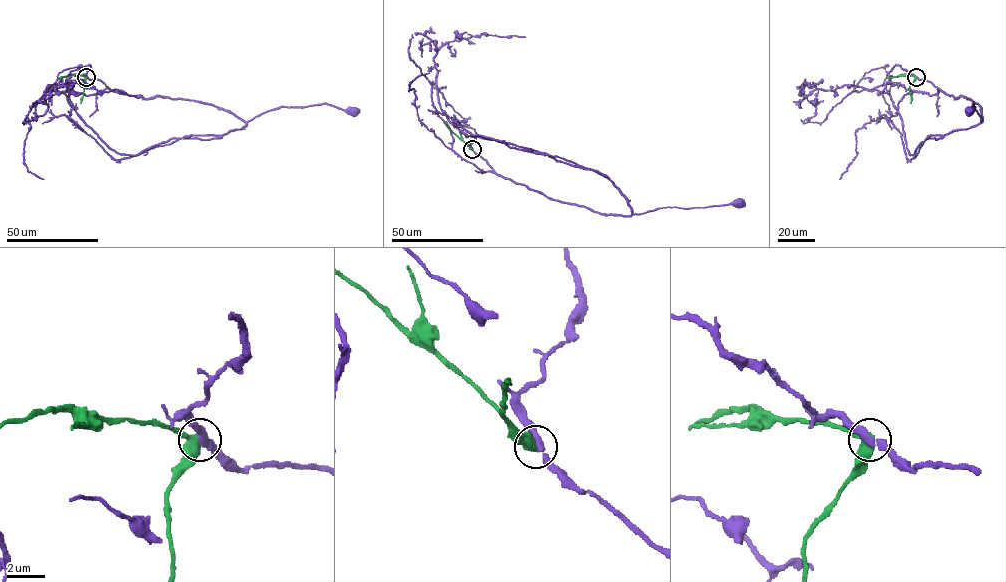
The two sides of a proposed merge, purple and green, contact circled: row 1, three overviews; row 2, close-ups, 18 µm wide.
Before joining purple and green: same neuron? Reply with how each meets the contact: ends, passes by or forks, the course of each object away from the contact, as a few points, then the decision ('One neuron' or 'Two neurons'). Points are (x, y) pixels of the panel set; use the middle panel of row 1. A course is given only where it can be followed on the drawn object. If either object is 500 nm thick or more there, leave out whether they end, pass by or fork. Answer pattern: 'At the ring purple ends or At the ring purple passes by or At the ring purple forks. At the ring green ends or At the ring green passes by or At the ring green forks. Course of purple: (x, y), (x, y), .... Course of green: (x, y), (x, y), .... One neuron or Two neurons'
At the ring purple passes by. At the ring green passes by. Course of purple: (472, 149), (498, 174), (547, 197), (604, 214), (630, 215), (659, 208), (738, 203). Course of green: (472, 149), (451, 131), (445, 121). Two neurons

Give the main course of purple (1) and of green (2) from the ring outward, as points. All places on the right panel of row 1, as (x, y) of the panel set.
1: (915, 77), (930, 81), (948, 95), (956, 98), (963, 96), (978, 104), (982, 122), (973, 103), (969, 111)
2: (916, 77), (902, 74), (888, 78)

